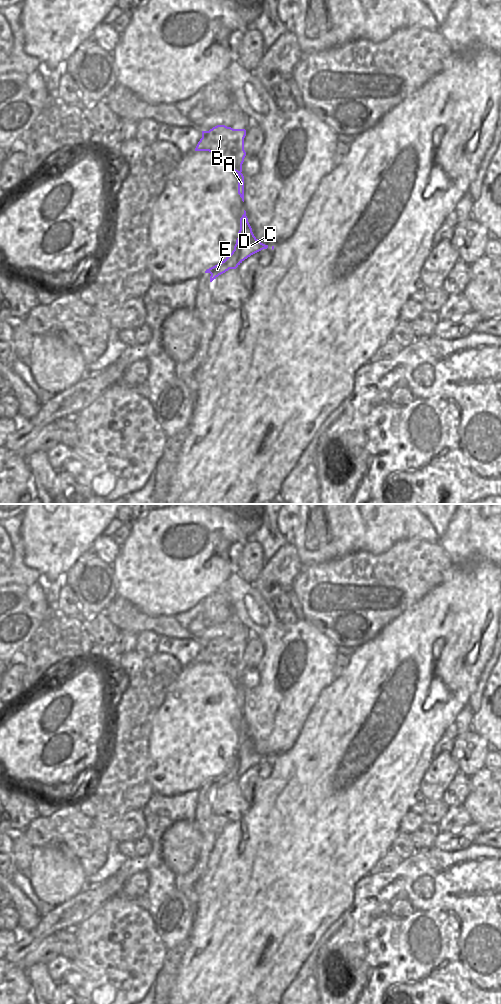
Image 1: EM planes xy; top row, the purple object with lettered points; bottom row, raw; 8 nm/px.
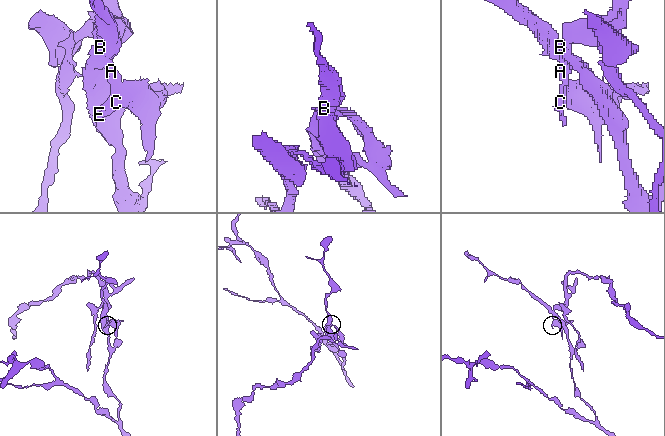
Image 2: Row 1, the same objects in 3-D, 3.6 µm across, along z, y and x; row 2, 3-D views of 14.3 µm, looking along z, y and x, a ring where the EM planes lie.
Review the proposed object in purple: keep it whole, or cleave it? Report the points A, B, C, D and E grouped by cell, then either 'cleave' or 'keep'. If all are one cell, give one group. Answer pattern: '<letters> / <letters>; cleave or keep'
A C D E / B; cleave

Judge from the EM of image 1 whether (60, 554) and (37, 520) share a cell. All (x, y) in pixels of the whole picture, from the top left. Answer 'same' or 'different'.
same

